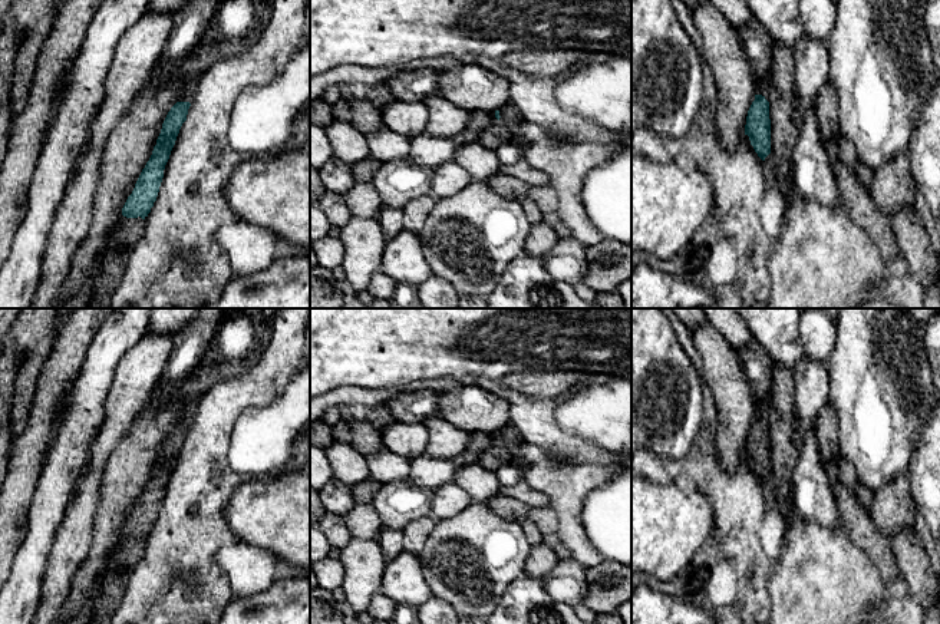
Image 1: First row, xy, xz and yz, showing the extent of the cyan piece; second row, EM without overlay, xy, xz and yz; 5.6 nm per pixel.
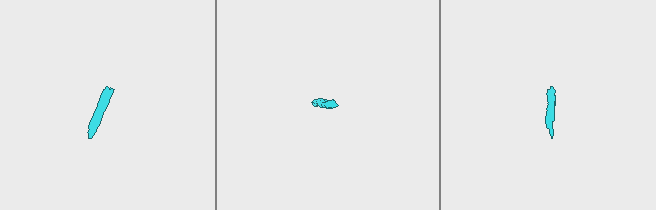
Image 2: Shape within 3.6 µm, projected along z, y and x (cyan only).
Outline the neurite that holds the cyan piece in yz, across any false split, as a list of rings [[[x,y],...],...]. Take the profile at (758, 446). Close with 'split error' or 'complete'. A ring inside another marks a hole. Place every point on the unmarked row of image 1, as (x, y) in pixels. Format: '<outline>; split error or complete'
[[[755,402],[755,417],[745,446],[745,456],[749,458],[751,466],[762,482],[771,475],[768,410],[768,406]]]; split error

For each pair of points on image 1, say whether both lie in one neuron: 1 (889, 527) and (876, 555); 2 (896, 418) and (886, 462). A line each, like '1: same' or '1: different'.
1: different
2: same

